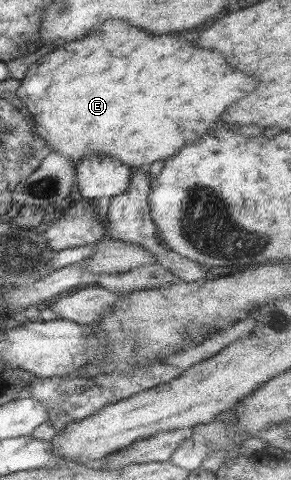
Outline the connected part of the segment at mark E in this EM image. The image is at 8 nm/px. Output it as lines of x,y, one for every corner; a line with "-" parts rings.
109,19
94,31
87,34
83,40
69,42
69,44
61,46
59,50
49,52
39,58
25,71
24,77
20,80
19,88
16,90
17,96
24,102
23,106
29,112
35,132
44,140
50,152
56,151
69,157
73,166
85,155
109,155
119,160
119,162
125,163
129,168
141,166
142,164
150,165
153,161
159,159
167,160
181,147
191,141
197,141
197,138
216,126
219,123
217,118
225,112
225,108
229,104
233,104
237,98
241,98
241,94
247,94
257,86
257,82
253,78
245,76
243,72
237,72
237,70
229,68
225,64
225,60
221,58
221,54
205,50
205,48
197,48
195,44
191,44
189,40
183,40
179,36
161,34
161,36
155,38
153,34
143,32
143,30
139,30
139,28
131,26
131,24
125,24
121,20

